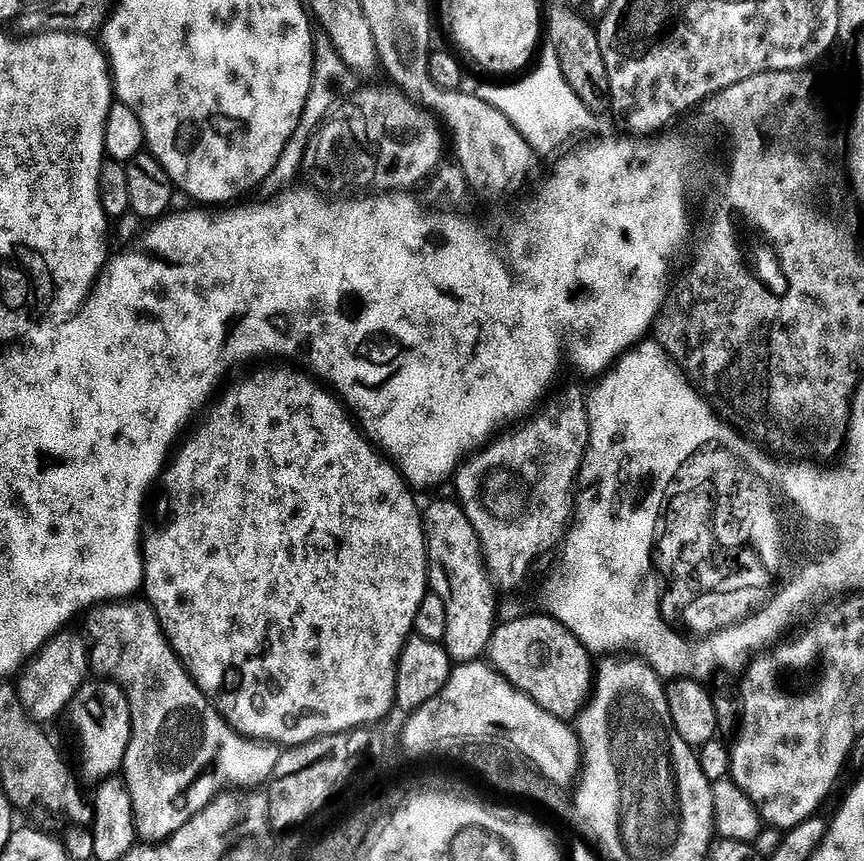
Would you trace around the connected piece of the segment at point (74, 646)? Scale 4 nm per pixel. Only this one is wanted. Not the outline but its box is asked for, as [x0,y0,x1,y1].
[18,630,90,722]

